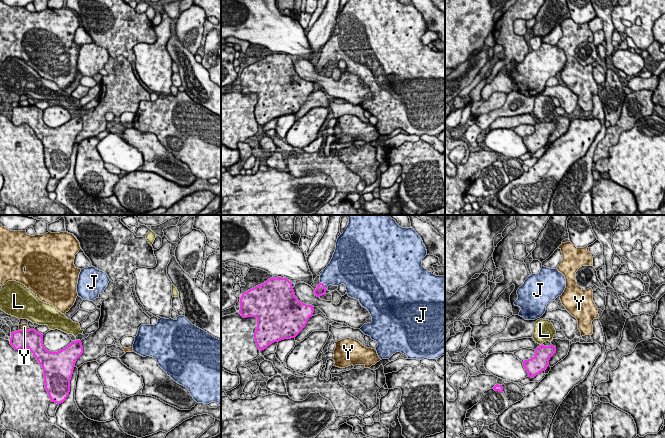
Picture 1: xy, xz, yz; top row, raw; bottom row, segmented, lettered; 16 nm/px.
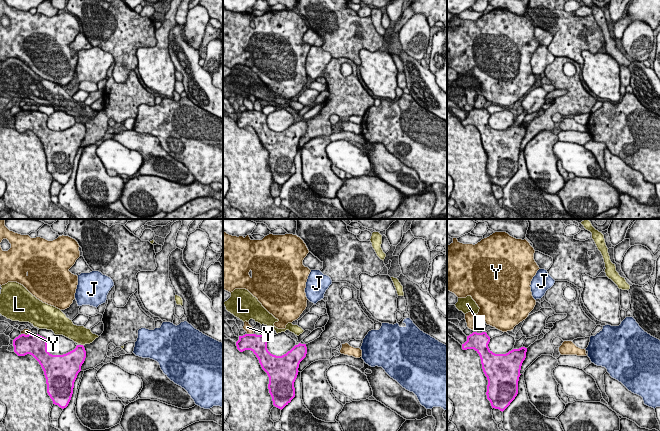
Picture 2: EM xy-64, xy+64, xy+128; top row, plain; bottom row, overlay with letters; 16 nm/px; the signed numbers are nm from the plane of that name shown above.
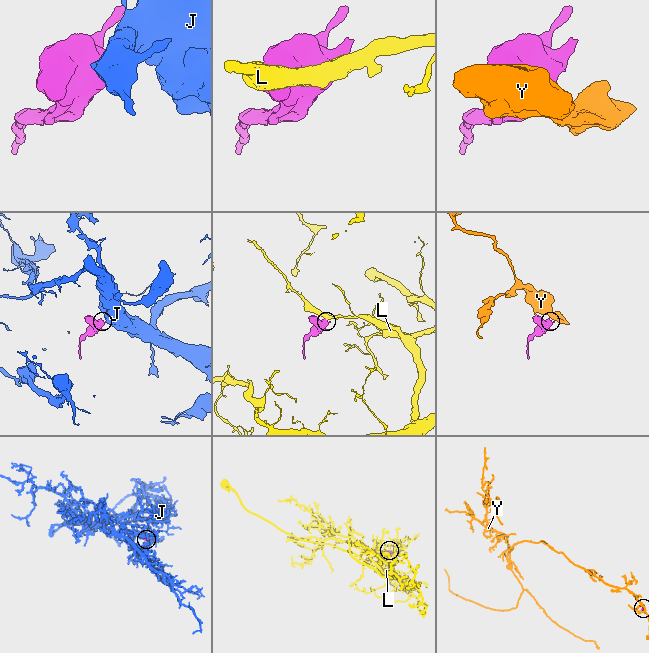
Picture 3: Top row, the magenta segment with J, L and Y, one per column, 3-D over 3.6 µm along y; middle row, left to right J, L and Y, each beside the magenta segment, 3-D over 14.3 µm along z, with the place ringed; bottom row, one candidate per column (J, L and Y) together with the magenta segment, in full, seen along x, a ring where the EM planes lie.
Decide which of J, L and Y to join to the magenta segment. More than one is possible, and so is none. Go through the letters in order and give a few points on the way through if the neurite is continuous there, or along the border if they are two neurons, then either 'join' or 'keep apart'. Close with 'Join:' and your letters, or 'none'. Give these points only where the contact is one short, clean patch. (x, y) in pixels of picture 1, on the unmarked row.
J: way xz (320, 66), (324, 61), (335, 50); join
L: border yz (542, 119), (540, 121); keep apart
Y: border xy (29, 104), (19, 106); keep apart
Join: J

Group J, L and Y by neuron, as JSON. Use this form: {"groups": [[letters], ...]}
{"groups": [["J"], ["L"], ["Y"]]}

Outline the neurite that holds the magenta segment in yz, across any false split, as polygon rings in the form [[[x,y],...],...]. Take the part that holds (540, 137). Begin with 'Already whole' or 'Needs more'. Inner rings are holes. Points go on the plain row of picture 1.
Already whole. [[[540,121],[535,125],[535,131],[528,136],[523,137],[523,142],[528,152],[534,154],[540,148],[545,147],[549,142],[550,134],[556,129],[556,123]]]

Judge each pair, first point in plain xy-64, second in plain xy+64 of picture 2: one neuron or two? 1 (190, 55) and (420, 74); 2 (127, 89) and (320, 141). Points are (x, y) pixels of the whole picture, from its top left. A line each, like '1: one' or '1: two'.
1: one
2: two

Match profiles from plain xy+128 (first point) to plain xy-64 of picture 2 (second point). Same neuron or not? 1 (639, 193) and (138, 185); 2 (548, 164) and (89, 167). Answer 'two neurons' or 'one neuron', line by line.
1: two neurons
2: one neuron

